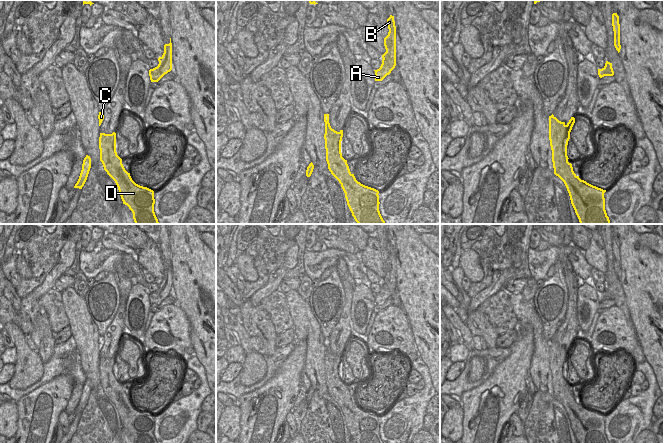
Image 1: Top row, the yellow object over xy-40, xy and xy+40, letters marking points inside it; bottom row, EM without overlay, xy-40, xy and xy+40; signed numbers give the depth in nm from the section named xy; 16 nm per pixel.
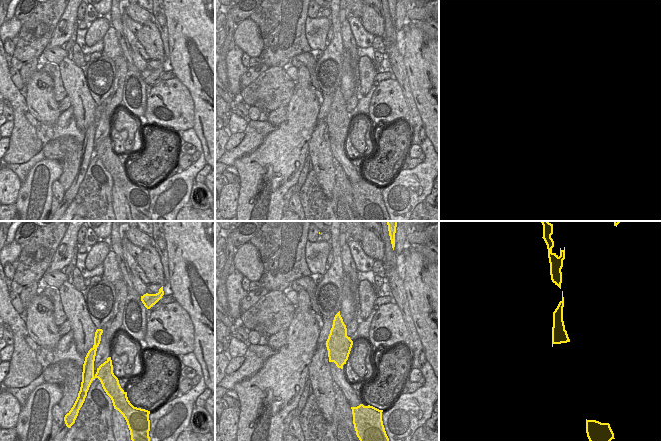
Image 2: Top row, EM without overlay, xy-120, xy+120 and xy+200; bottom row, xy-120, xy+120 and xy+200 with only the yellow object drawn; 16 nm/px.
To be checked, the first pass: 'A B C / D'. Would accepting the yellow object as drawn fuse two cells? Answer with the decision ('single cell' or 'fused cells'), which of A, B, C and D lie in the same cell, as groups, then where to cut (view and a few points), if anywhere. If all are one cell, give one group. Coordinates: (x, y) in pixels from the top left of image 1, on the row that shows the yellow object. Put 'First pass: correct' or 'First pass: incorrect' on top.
First pass: correct
fused cells | A B C / D | xy+40 (553, 115), (549, 117)

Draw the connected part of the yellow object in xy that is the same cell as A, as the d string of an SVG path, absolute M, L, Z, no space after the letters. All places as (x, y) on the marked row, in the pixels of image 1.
M394 16L387 19L389 29L388 35L384 38L386 52L382 55L382 64L375 71L375 81L382 81L396 66L396 26Z

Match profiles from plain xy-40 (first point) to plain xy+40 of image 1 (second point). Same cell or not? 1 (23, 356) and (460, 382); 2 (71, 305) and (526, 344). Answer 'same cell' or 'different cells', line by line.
1: different cells
2: different cells

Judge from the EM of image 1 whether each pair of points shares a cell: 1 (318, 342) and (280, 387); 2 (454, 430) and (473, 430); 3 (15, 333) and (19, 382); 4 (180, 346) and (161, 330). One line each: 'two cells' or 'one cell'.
1: two cells
2: two cells
3: one cell
4: one cell

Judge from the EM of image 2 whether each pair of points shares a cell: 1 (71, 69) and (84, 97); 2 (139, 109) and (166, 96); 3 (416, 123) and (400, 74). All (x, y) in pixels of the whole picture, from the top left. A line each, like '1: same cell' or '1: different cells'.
1: same cell
2: different cells
3: same cell

